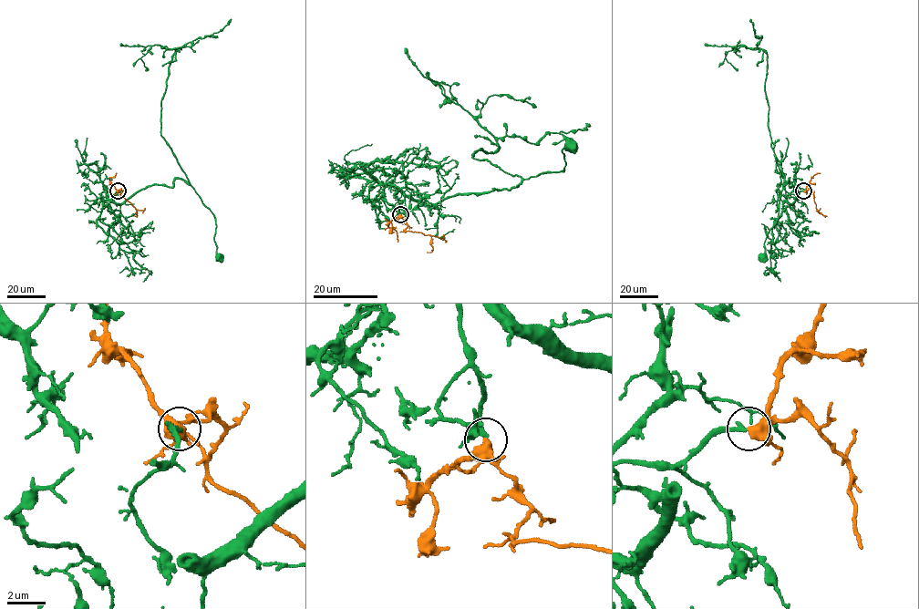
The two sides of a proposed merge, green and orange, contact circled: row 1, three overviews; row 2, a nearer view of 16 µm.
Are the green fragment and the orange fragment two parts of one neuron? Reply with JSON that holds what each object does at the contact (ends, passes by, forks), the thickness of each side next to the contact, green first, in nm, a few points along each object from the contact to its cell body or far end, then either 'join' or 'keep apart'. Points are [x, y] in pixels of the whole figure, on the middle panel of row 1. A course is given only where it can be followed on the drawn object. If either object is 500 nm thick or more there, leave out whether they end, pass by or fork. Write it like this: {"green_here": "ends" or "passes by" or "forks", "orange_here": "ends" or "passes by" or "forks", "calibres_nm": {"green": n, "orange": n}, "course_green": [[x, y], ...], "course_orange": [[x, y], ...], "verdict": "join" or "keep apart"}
{"green_here": "ends", "orange_here": "forks", "calibres_nm": {"green": 320, "orange": 360}, "course_green": [[400, 213], [392, 183], [433, 205], [461, 193], [511, 190], [525, 179], [563, 170], [562, 150], [571, 148]], "course_orange": [[400, 214], [407, 224], [405, 231], [420, 232], [431, 236], [433, 249], [427, 252]], "verdict": "join"}

